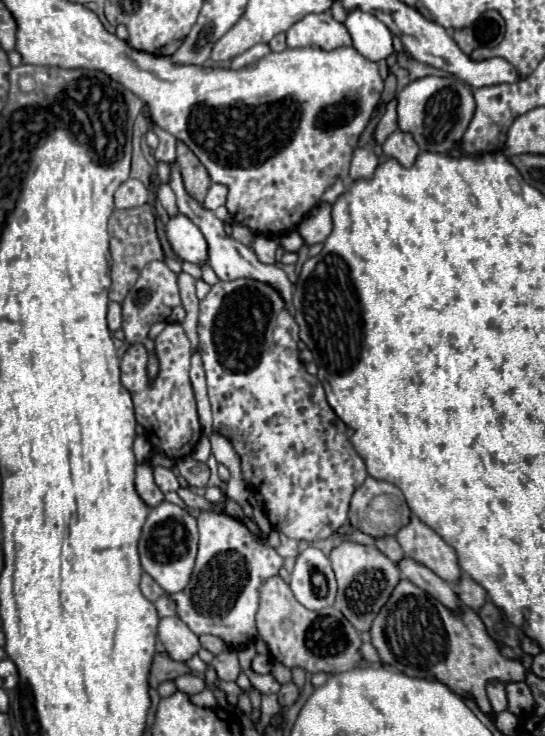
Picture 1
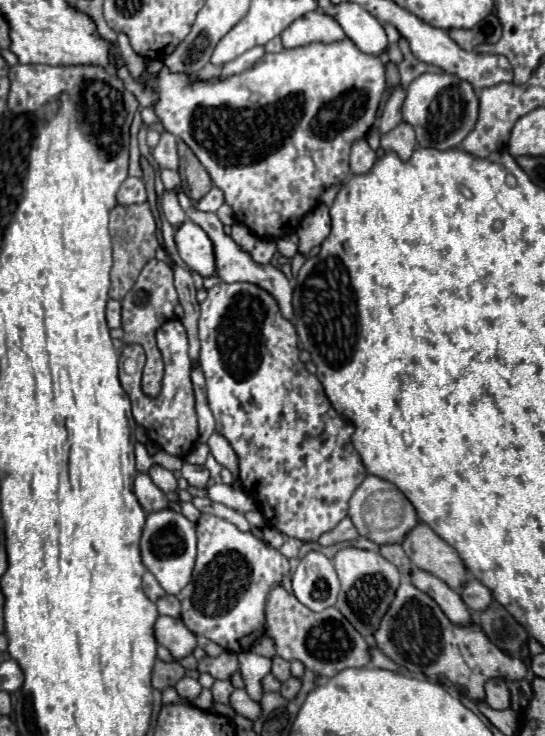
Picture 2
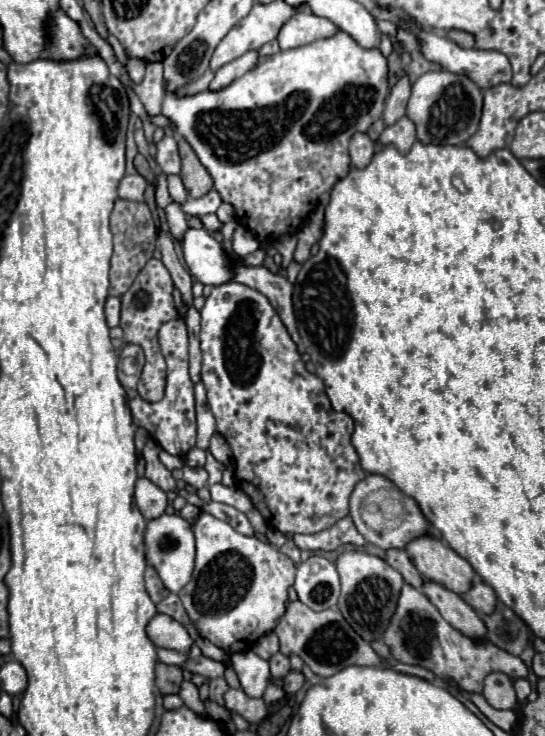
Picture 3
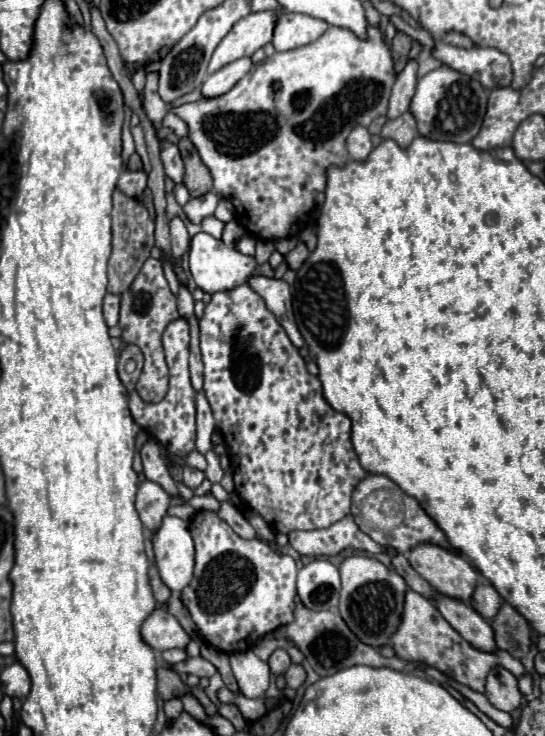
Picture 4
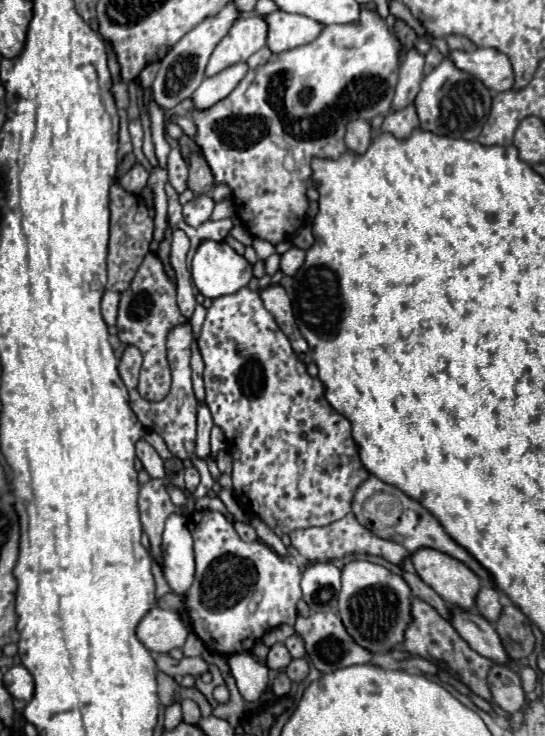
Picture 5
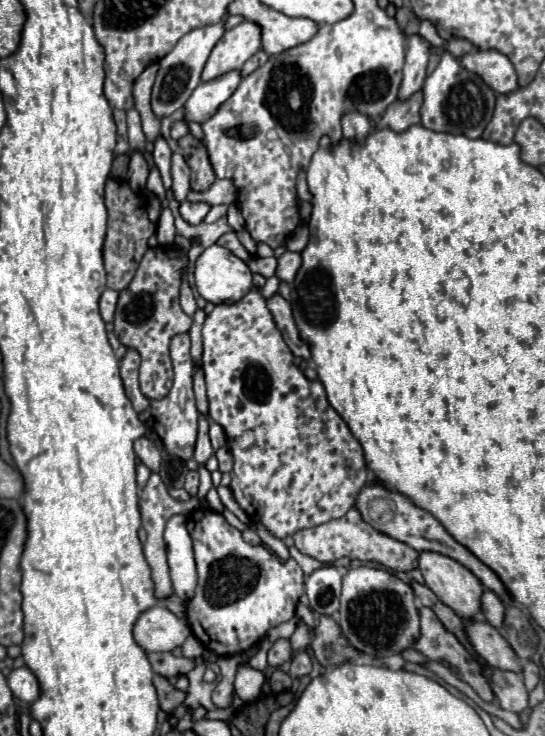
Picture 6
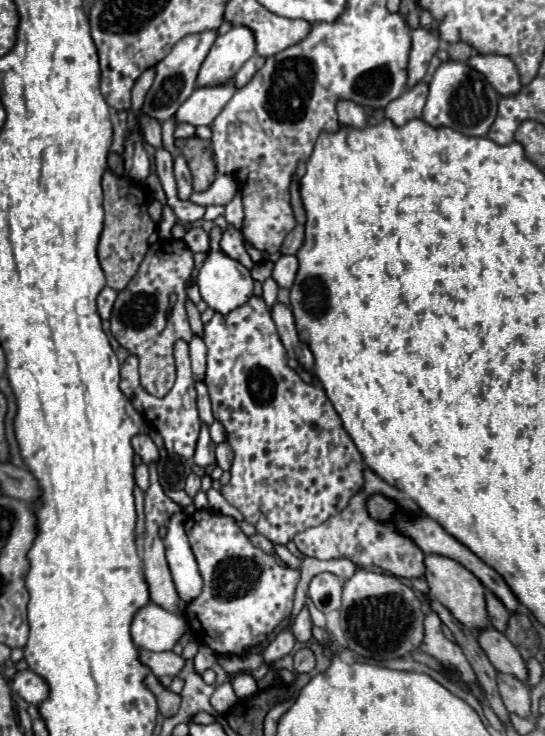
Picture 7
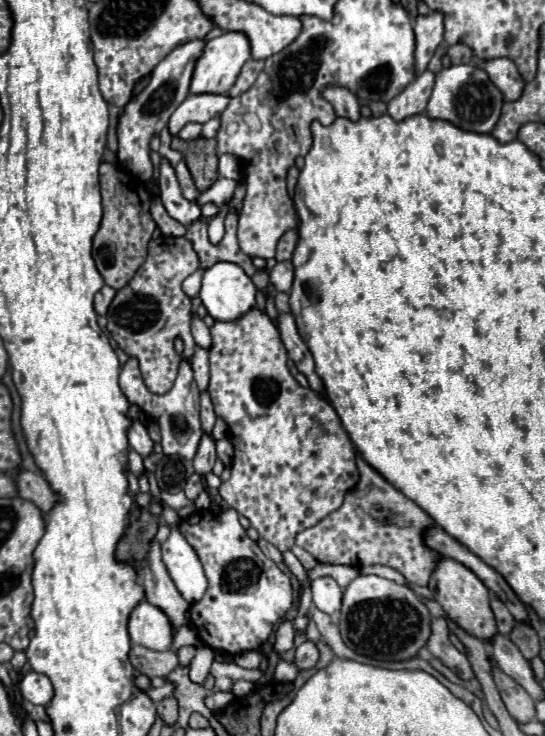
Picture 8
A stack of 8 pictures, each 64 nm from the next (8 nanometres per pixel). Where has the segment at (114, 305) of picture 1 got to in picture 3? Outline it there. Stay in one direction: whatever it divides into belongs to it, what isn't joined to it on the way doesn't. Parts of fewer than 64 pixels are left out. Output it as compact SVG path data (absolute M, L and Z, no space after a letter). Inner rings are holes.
M108 296L106 306L104 306L104 314L106 314L106 322L110 328L118 326L118 322L120 322L120 298Z

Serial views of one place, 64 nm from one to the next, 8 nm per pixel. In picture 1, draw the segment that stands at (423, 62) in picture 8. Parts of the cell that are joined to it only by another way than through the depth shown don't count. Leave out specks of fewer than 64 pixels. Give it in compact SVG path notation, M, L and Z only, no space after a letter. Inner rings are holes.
M394 98L394 100L390 100L390 102L386 104L386 112L384 112L382 120L380 120L378 126L376 126L374 140L376 140L378 144L382 144L396 128L398 128L398 114L396 114L396 98Z

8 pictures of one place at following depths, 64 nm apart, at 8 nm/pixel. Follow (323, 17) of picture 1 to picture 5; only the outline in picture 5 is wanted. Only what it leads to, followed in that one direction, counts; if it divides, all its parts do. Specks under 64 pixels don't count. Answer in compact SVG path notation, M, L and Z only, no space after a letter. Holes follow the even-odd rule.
M270 12L264 16L268 24L268 42L266 46L272 52L284 52L288 48L296 48L312 42L320 32L322 24L316 20L308 20L306 16L292 16L288 12Z

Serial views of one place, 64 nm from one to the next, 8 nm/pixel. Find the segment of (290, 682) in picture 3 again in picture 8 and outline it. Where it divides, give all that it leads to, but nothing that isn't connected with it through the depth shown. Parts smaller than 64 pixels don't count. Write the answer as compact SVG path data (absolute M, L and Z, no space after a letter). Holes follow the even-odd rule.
M306 640L296 648L294 662L300 670L308 670L308 668L314 668L314 664L318 662L318 656L320 656L320 652L318 652L316 644L312 640Z

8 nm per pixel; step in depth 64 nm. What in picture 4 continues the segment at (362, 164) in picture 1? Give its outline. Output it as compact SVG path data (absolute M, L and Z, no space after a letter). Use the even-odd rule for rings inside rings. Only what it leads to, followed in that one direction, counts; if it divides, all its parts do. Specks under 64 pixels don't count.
M356 126L350 132L346 146L348 146L348 154L352 160L364 160L368 156L368 152L372 152L372 136L370 136L368 128Z

